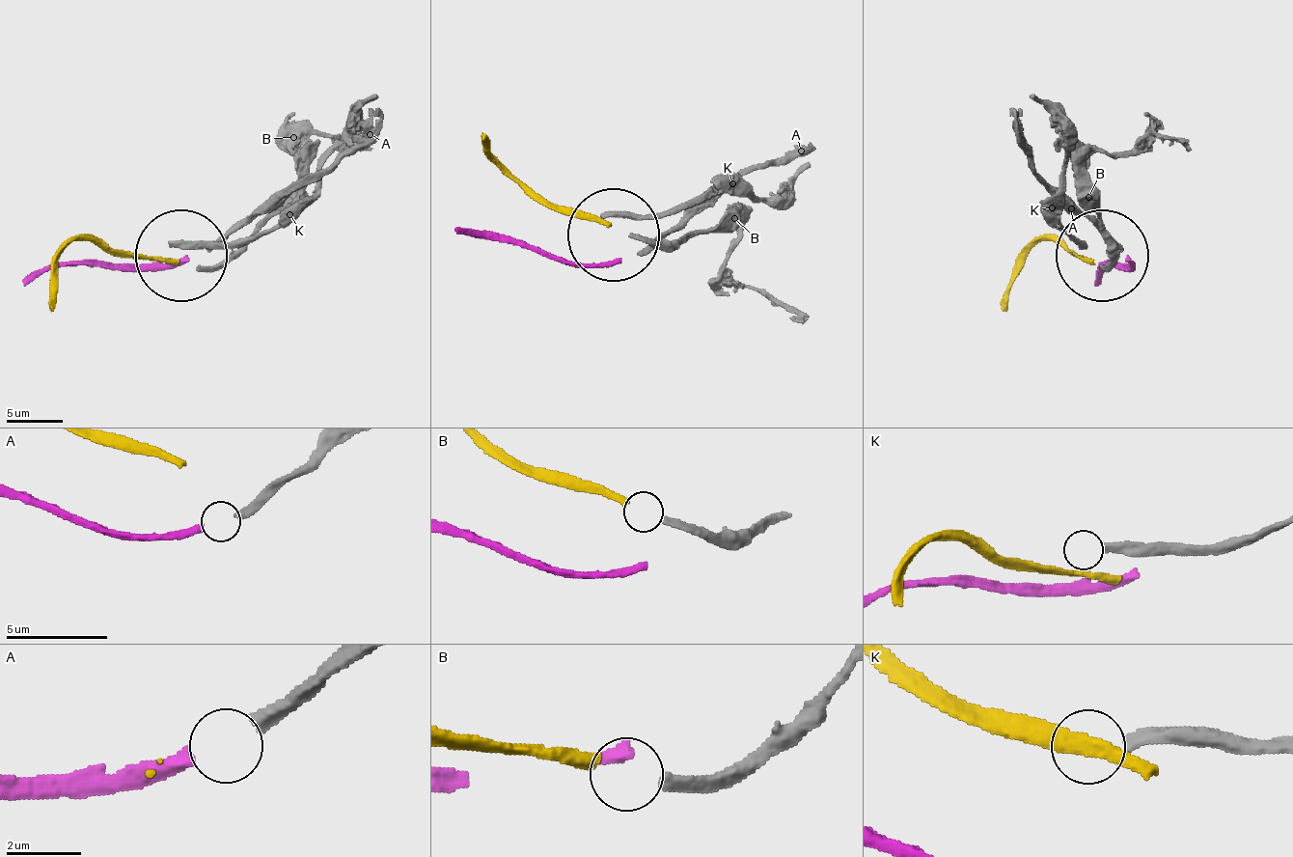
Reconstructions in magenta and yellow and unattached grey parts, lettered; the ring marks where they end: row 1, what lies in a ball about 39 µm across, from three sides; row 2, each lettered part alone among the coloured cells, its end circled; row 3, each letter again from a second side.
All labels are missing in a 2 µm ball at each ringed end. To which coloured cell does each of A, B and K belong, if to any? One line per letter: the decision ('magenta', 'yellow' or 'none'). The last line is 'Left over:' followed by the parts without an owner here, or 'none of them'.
A: magenta
B: yellow
K: none
Left over: K

